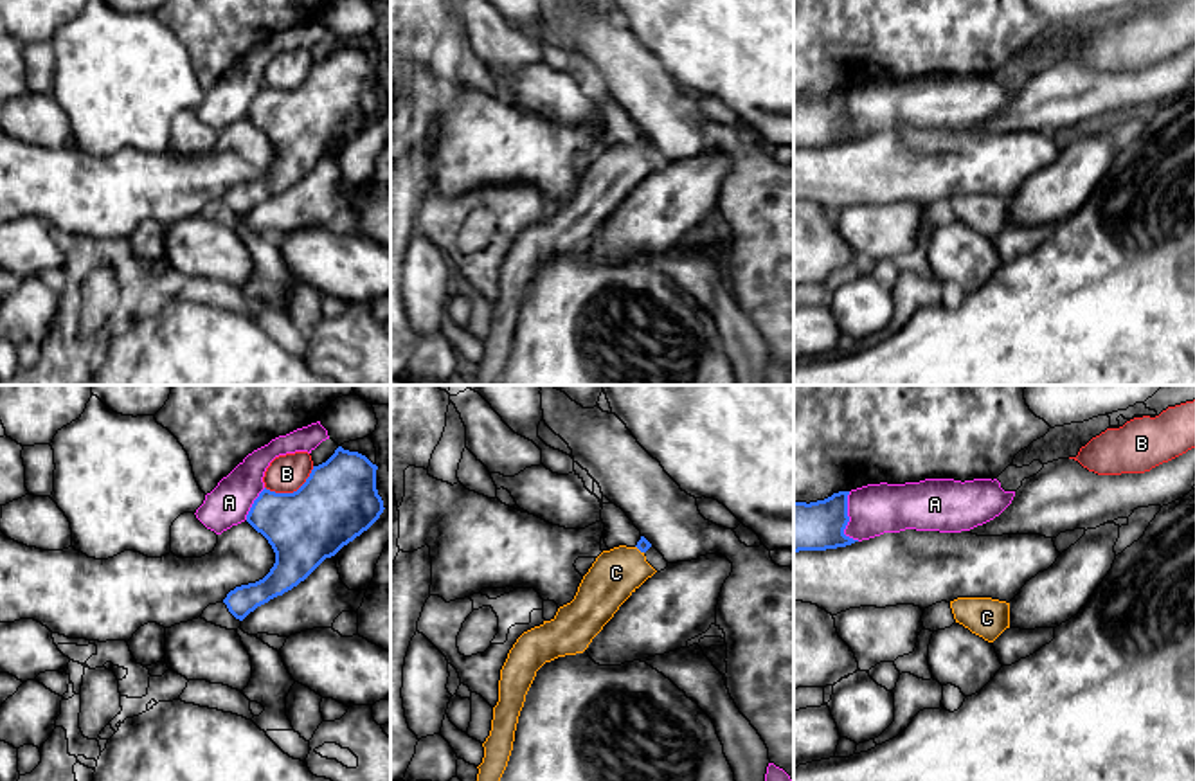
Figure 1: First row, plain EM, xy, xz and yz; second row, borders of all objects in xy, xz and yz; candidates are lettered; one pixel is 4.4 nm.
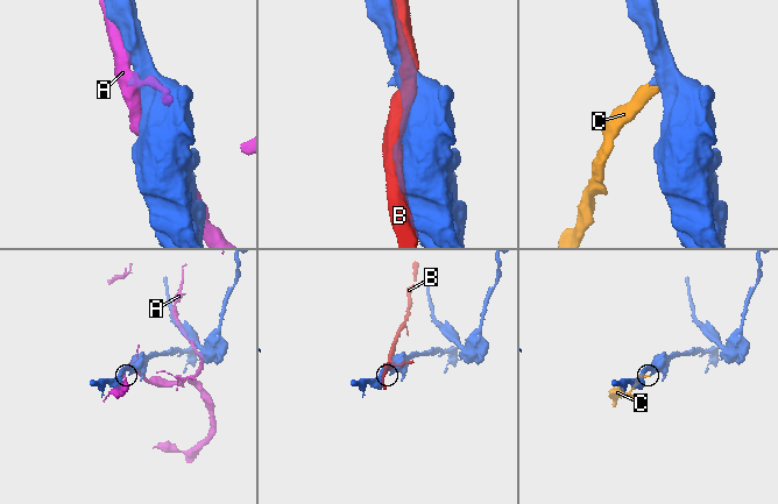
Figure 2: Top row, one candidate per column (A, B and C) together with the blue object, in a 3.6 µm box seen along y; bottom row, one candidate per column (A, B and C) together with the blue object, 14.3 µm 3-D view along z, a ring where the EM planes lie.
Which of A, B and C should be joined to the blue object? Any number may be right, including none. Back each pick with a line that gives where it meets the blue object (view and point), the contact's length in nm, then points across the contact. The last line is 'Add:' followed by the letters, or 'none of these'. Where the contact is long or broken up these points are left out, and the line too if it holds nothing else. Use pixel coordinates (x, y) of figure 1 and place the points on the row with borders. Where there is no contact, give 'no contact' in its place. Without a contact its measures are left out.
C: meets blue in xz at (639, 549); contact 50 nm long; runs through xz (643, 544), (639, 549), (616, 573)
Add: C

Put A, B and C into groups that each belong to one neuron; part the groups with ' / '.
A / B / C

